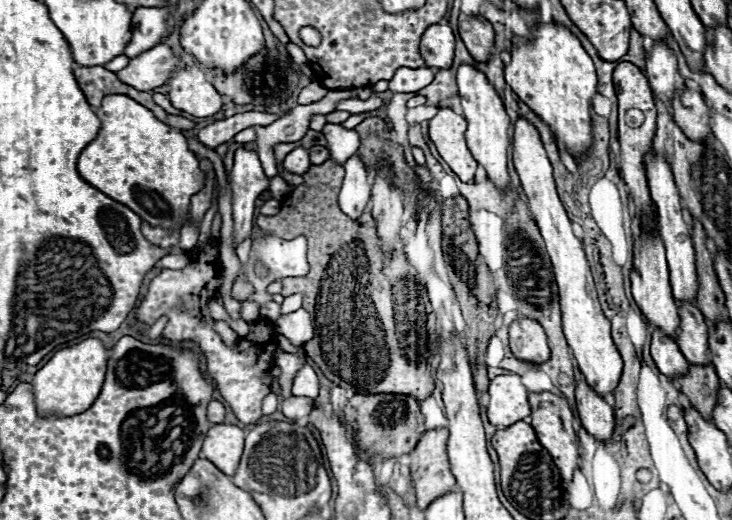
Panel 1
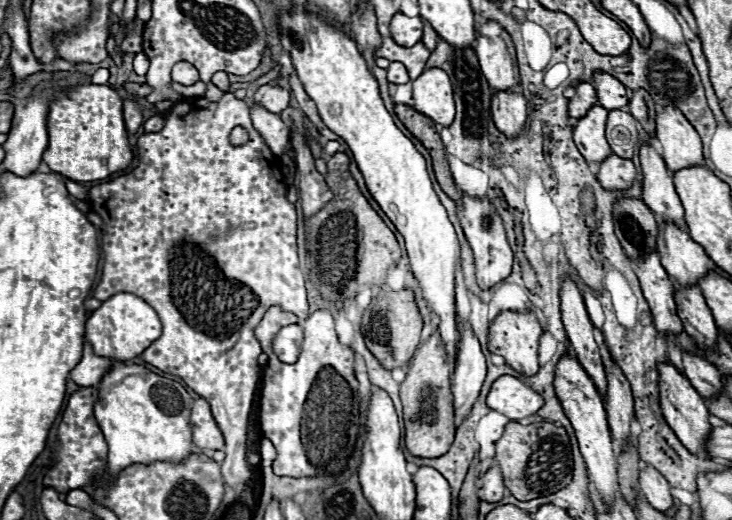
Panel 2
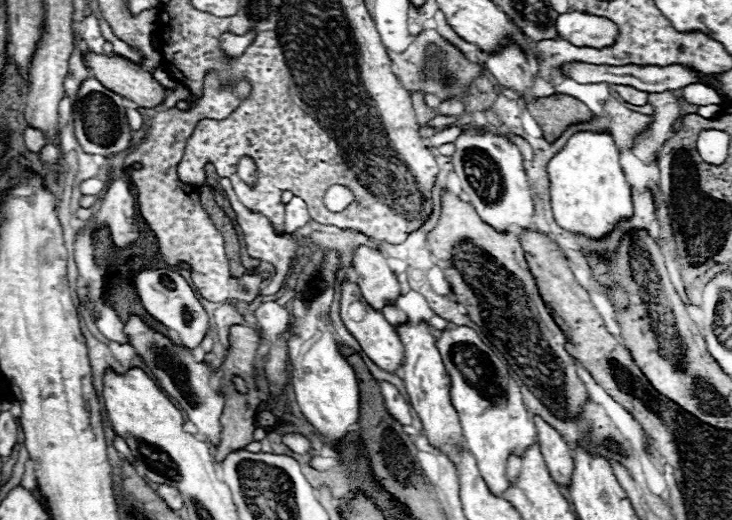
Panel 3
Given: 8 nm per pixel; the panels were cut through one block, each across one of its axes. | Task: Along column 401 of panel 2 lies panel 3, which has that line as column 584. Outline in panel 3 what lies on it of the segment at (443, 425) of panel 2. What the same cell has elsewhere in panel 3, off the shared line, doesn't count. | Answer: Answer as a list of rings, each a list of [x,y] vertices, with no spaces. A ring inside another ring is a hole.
[[[442,190],[442,210],[438,224],[428,232],[426,242],[432,250],[432,254],[438,258],[438,266],[444,272],[446,280],[450,282],[450,288],[456,296],[456,302],[462,304],[470,316],[470,320],[480,326],[480,330],[490,338],[490,342],[496,346],[496,350],[502,354],[502,358],[512,366],[512,370],[520,376],[520,380],[546,404],[550,406],[558,416],[576,416],[580,414],[580,404],[586,398],[586,386],[576,374],[576,360],[564,350],[566,336],[562,330],[558,330],[556,322],[550,318],[550,312],[546,310],[536,282],[528,270],[528,264],[524,260],[524,250],[518,242],[516,234],[504,234],[494,230],[490,224],[486,224],[476,210],[462,202],[456,194]]]

